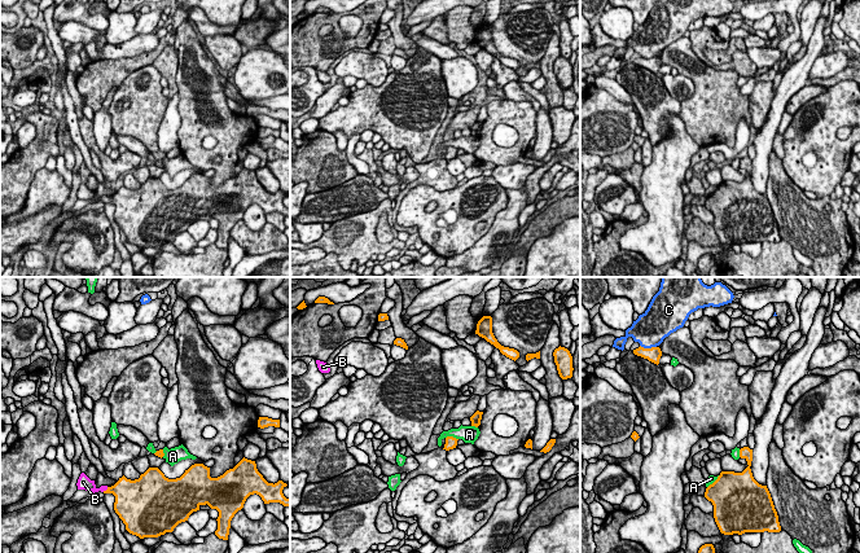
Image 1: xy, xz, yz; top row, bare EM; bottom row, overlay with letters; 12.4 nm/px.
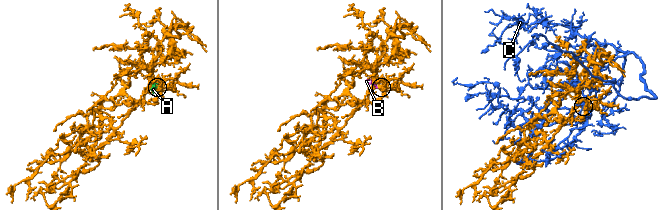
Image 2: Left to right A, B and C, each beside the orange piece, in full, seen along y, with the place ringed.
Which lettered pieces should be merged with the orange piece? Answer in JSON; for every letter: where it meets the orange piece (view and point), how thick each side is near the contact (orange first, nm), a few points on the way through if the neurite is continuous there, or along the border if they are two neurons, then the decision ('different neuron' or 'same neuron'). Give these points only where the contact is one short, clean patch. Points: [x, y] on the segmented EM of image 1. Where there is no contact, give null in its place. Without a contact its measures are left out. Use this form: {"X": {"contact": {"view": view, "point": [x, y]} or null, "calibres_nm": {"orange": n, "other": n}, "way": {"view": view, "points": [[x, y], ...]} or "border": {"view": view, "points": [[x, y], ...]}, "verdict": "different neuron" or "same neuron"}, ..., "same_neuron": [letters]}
{"A": {"contact": {"view": "xz", "point": [452, 437]}, "calibres_nm": {"orange": 140, "other": 220}, "verdict": "different neuron"}, "B": {"contact": {"view": "xy", "point": [106, 490]}, "calibres_nm": {"orange": 320, "other": 140}, "way": {"view": "xy", "points": [[126, 491], [106, 490], [93, 488], [87, 485]]}, "verdict": "same neuron"}, "C": {"contact": {"view": "yz", "point": [648, 349]}, "calibres_nm": {"orange": 170, "other": 400}, "verdict": "different neuron"}, "same_neuron": ["B"]}

